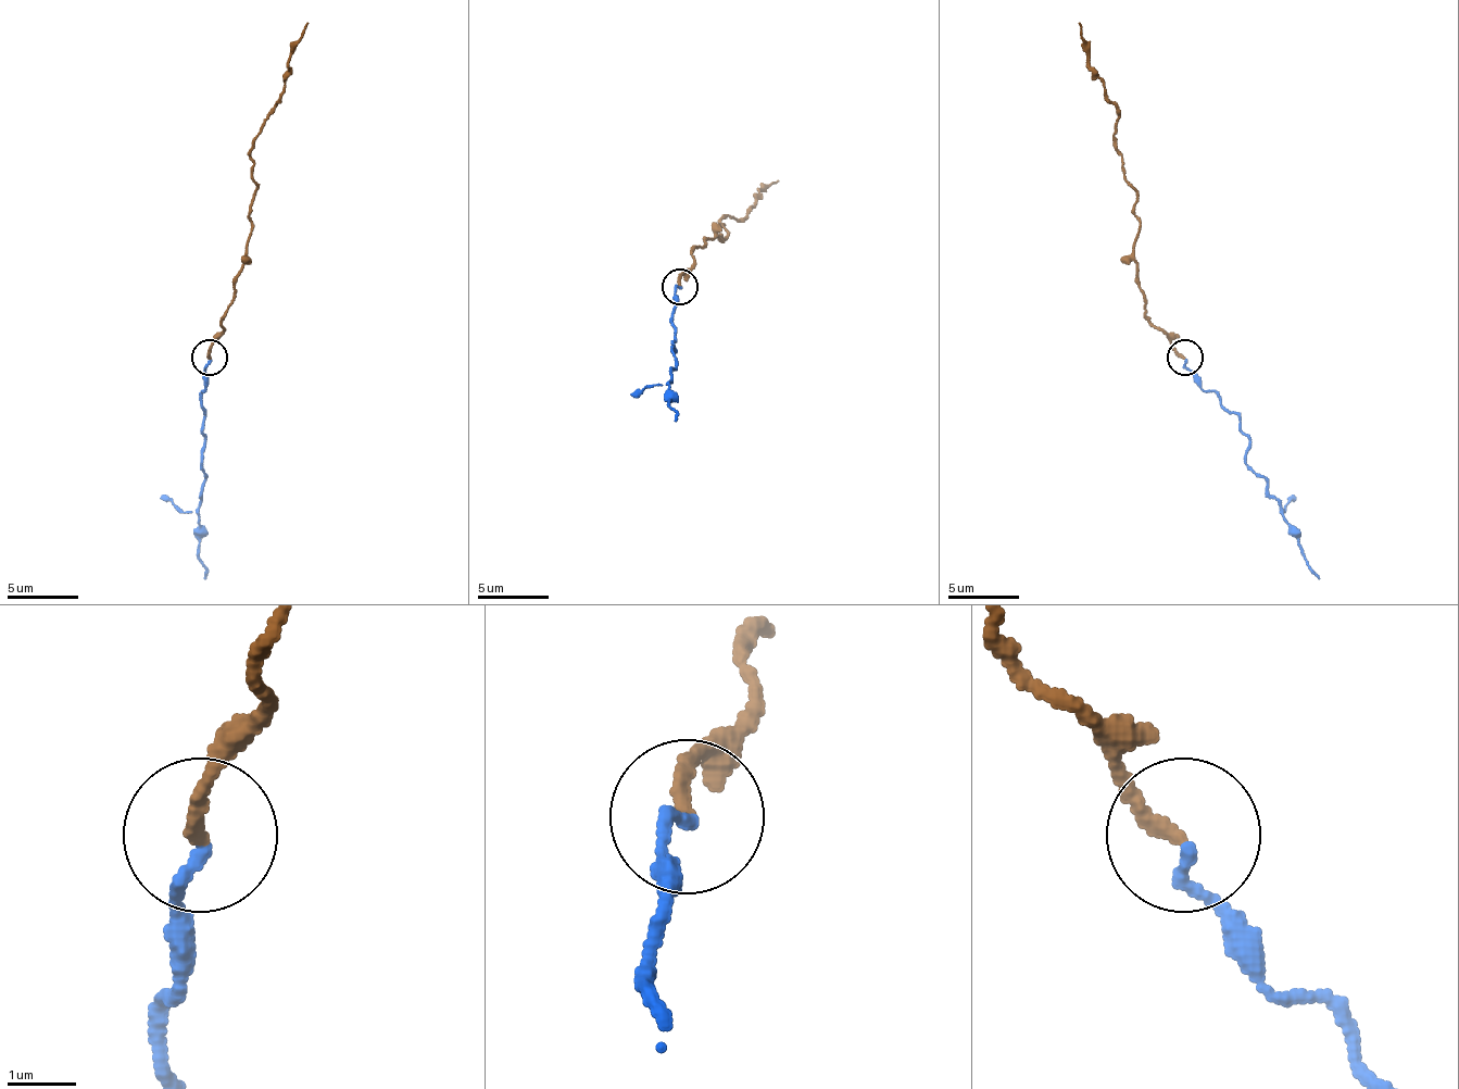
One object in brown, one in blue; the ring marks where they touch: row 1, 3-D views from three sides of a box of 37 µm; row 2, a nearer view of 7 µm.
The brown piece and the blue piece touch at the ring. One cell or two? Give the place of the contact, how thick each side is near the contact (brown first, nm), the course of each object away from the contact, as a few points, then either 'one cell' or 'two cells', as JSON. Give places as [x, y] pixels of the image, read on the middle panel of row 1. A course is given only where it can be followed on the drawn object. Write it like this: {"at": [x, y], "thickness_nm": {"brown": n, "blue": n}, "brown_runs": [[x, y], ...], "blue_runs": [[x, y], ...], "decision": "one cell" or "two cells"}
{"at": [680, 286], "thickness_nm": {"brown": 200, "blue": 190}, "brown_runs": [[681, 287], [691, 251], [727, 234], [720, 223], [727, 215], [742, 220], [759, 190], [777, 179]], "blue_runs": [[681, 287], [674, 315], [670, 402], [677, 420]], "decision": "one cell"}

